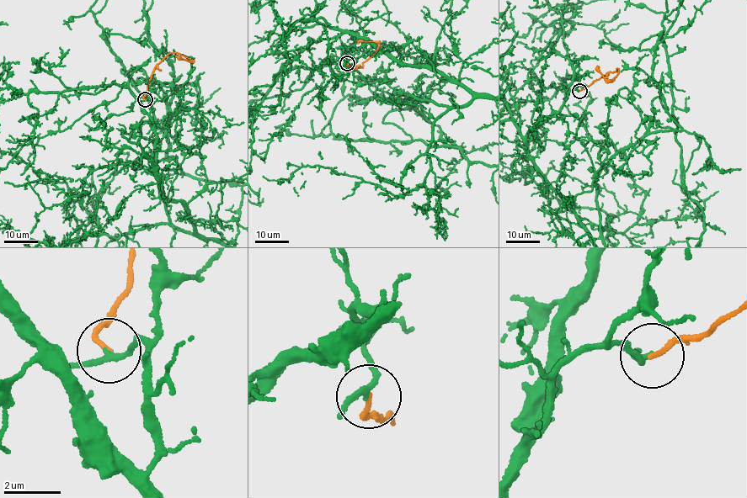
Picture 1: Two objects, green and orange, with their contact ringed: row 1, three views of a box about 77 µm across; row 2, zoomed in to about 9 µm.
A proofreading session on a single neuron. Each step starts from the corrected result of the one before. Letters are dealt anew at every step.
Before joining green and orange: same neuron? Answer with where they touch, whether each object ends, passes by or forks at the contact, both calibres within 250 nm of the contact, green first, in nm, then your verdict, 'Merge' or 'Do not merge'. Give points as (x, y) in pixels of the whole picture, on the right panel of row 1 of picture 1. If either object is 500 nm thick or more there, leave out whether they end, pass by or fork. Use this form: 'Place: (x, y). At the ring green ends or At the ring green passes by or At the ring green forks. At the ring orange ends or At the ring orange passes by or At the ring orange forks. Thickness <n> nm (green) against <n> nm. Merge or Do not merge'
Place: (579, 91). At the ring green passes by. At the ring orange ends. Thickness 180 nm (green) against 170 nm. Do not merge

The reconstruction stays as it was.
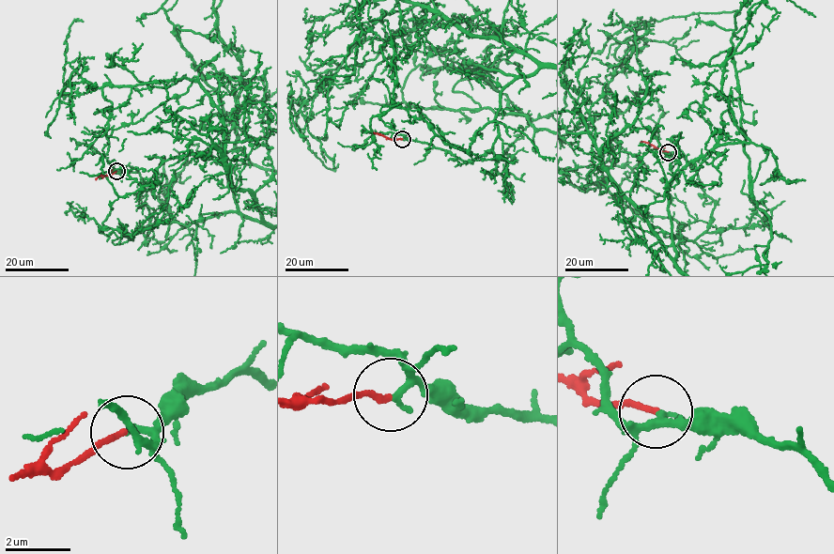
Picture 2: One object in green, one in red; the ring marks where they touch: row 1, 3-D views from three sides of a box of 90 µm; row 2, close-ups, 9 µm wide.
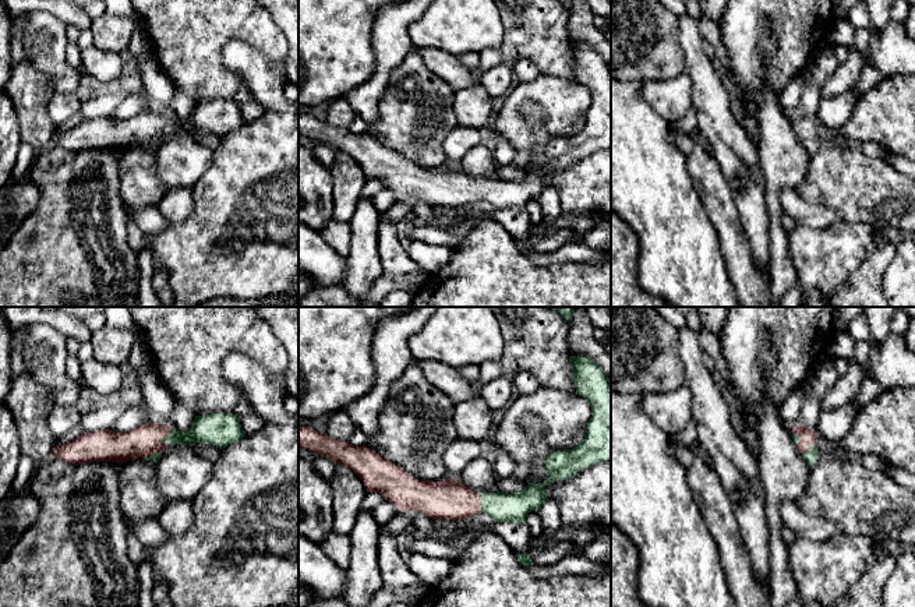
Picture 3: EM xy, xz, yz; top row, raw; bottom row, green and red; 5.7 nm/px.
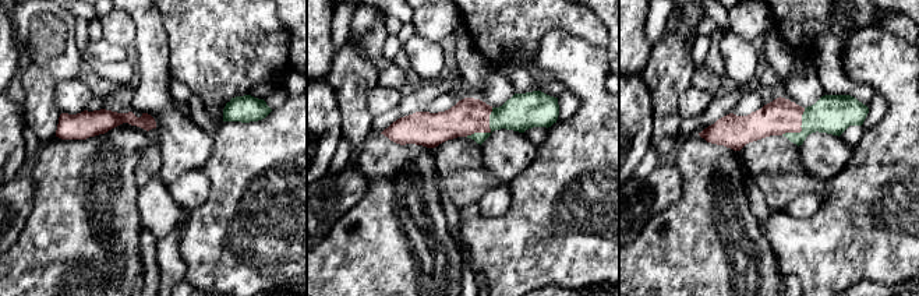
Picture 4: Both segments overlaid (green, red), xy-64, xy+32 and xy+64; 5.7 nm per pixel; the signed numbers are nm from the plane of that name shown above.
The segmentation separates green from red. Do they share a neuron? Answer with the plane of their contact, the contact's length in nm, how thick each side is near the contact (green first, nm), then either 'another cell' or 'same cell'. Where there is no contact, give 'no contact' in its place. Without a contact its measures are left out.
xz | 140 nm | 170/240 nm | same cell

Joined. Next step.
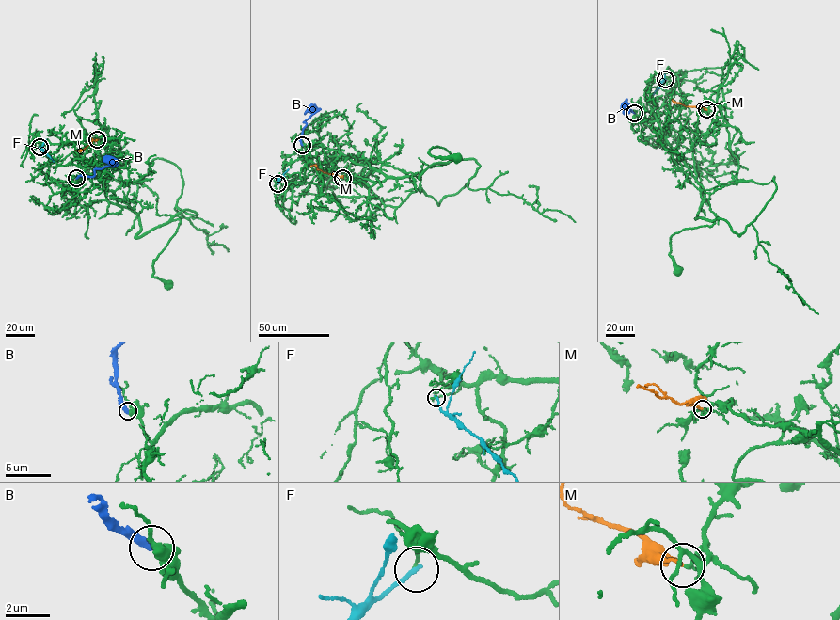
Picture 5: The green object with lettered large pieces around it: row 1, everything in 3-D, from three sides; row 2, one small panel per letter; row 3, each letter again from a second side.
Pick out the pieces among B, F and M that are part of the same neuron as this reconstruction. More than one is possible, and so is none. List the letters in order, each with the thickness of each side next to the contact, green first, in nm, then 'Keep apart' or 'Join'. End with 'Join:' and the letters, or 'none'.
B: Thickness 550 nm (green) against 340 nm. Keep apart
F: Thickness 130 nm (green) against 200 nm. Keep apart
M: Thickness 130 nm (green) against 160 nm. Keep apart
Join: none

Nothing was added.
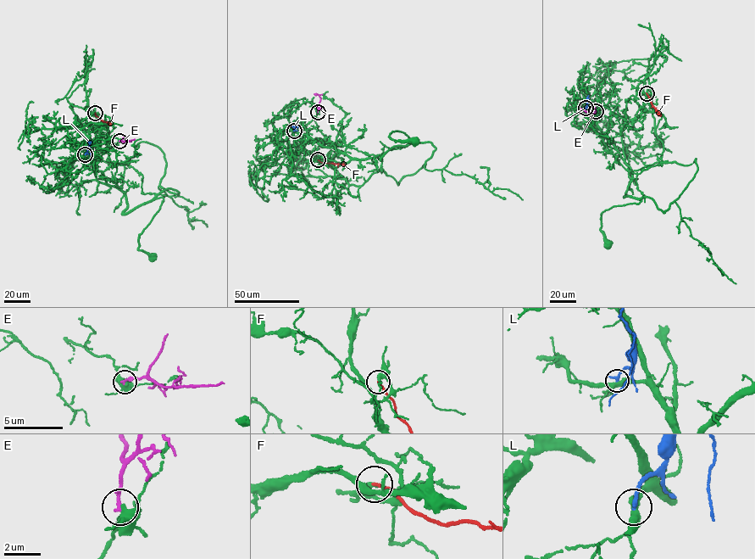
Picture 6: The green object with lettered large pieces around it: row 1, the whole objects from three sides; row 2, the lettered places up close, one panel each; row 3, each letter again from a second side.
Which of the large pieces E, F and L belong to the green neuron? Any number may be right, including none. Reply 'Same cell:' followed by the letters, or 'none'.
Same cell: none

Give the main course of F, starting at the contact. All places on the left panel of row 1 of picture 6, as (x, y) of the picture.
F: (95, 113), (101, 120), (110, 123), (108, 125)

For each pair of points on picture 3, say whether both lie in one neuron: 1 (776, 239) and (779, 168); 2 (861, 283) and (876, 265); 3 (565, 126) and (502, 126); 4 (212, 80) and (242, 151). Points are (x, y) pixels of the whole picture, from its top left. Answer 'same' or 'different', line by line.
1: same
2: same
3: same
4: different

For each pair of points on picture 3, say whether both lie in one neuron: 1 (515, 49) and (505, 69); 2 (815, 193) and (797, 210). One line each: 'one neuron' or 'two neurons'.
1: two neurons
2: two neurons

